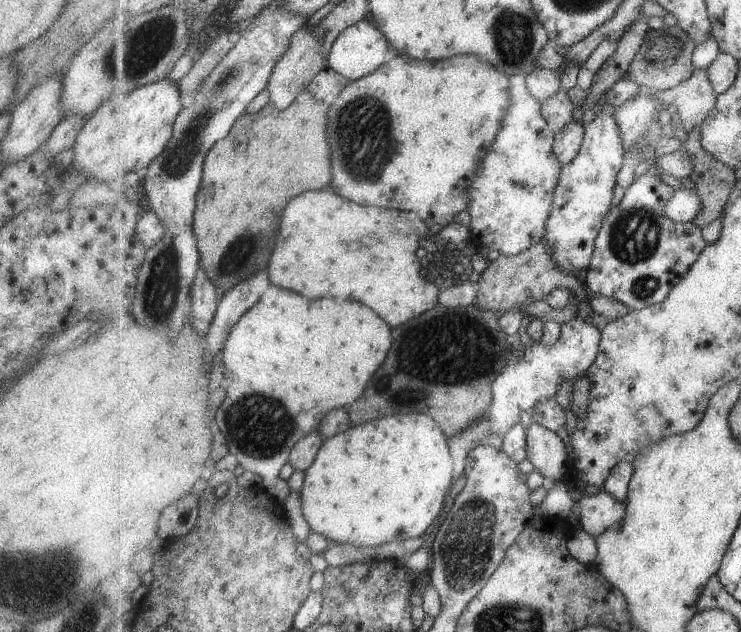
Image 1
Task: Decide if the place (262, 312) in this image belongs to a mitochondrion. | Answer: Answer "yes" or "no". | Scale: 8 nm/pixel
no

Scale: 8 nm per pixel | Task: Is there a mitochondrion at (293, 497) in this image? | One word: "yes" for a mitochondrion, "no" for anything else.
no

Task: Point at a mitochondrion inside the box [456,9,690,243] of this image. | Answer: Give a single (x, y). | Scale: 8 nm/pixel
(670, 46)

